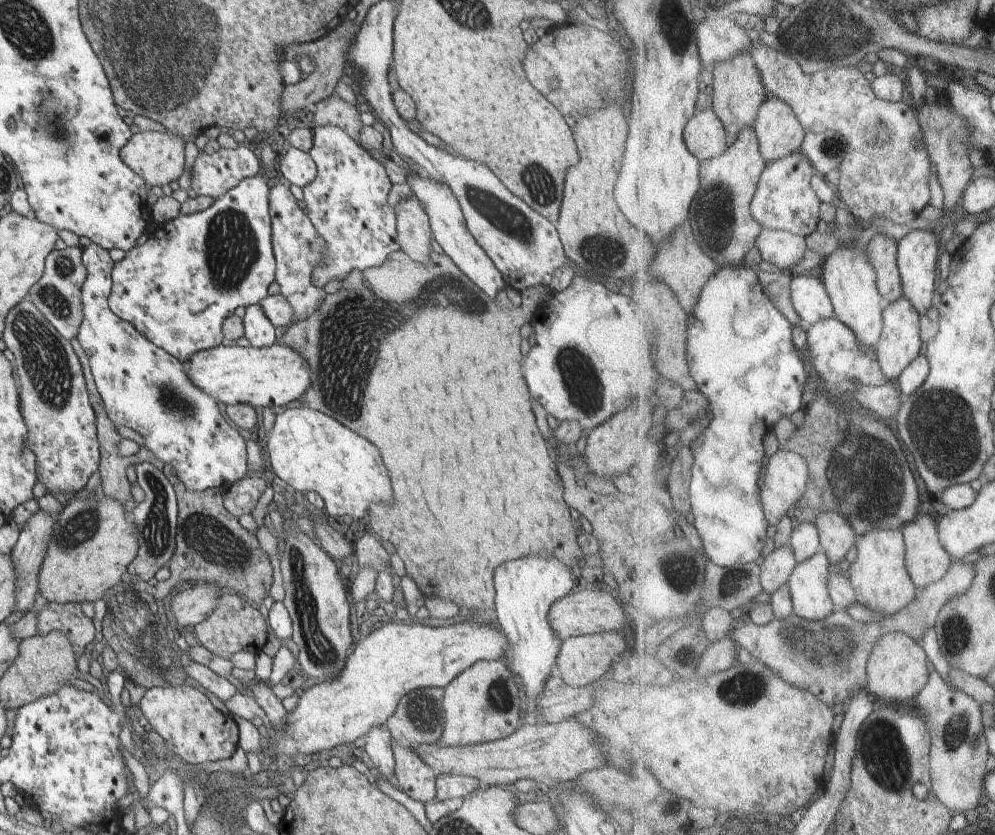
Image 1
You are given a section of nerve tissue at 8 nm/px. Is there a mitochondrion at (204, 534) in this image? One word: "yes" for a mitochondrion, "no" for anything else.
yes

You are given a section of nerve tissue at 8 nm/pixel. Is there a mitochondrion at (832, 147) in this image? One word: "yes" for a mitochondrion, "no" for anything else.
yes

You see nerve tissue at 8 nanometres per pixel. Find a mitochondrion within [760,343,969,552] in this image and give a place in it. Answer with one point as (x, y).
(873, 469)

